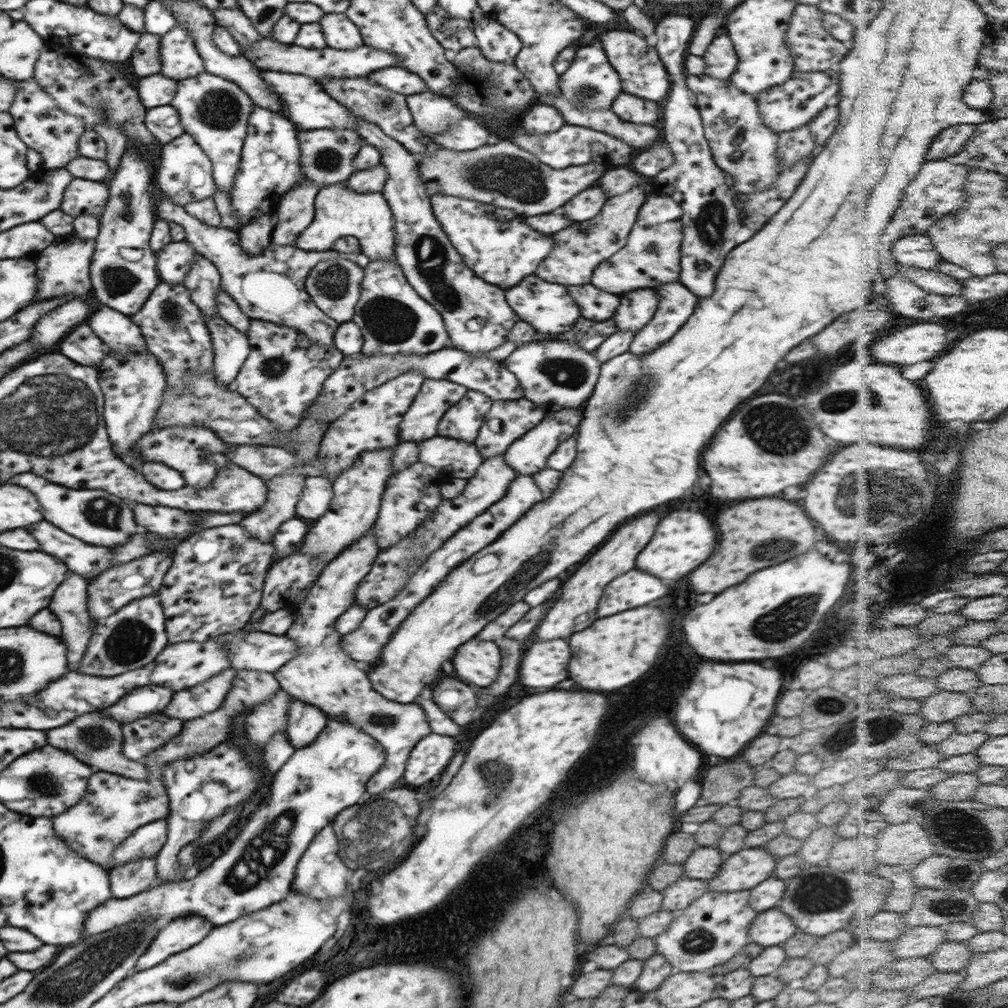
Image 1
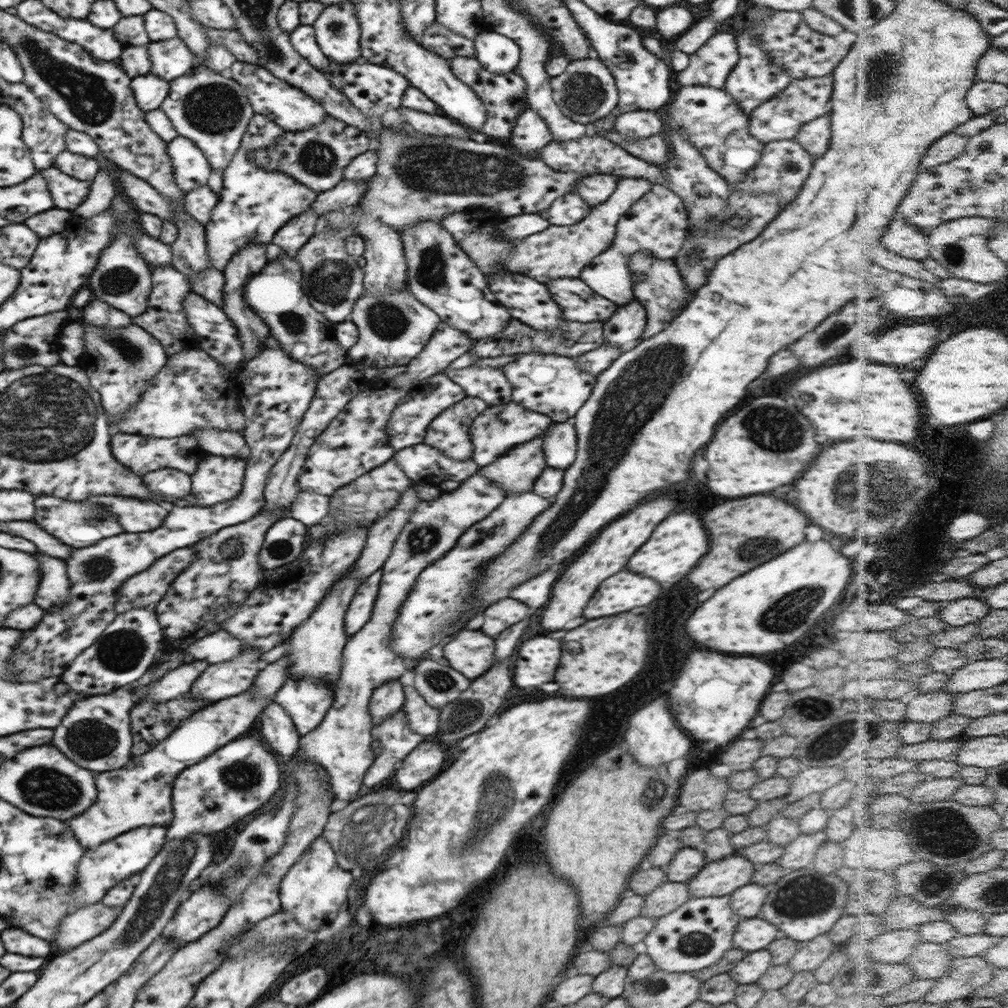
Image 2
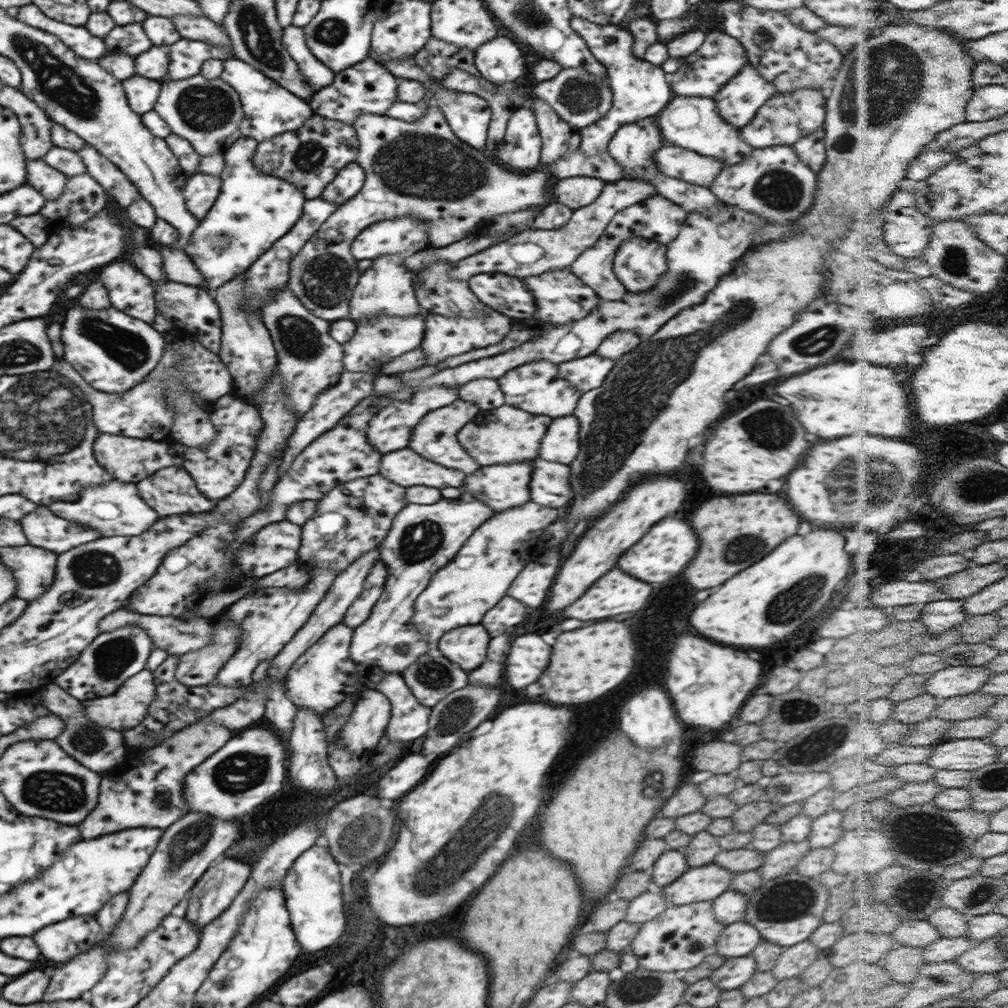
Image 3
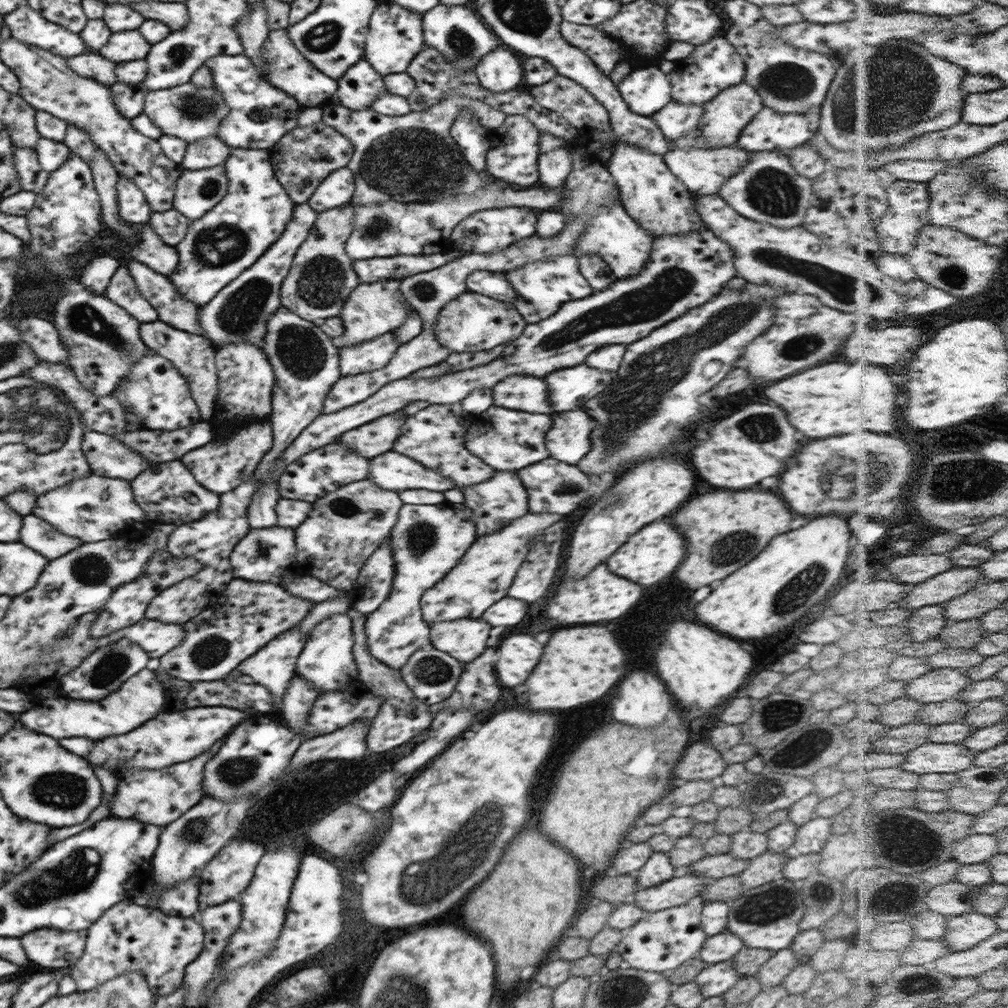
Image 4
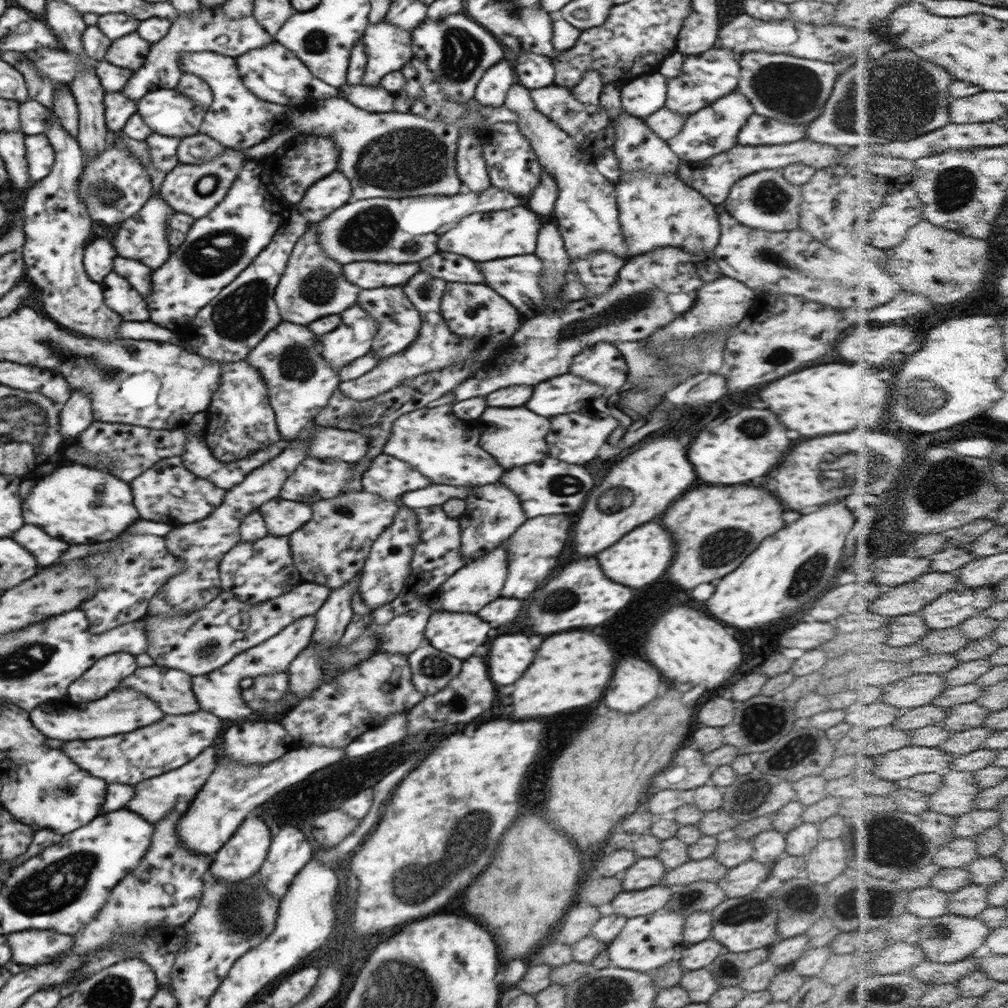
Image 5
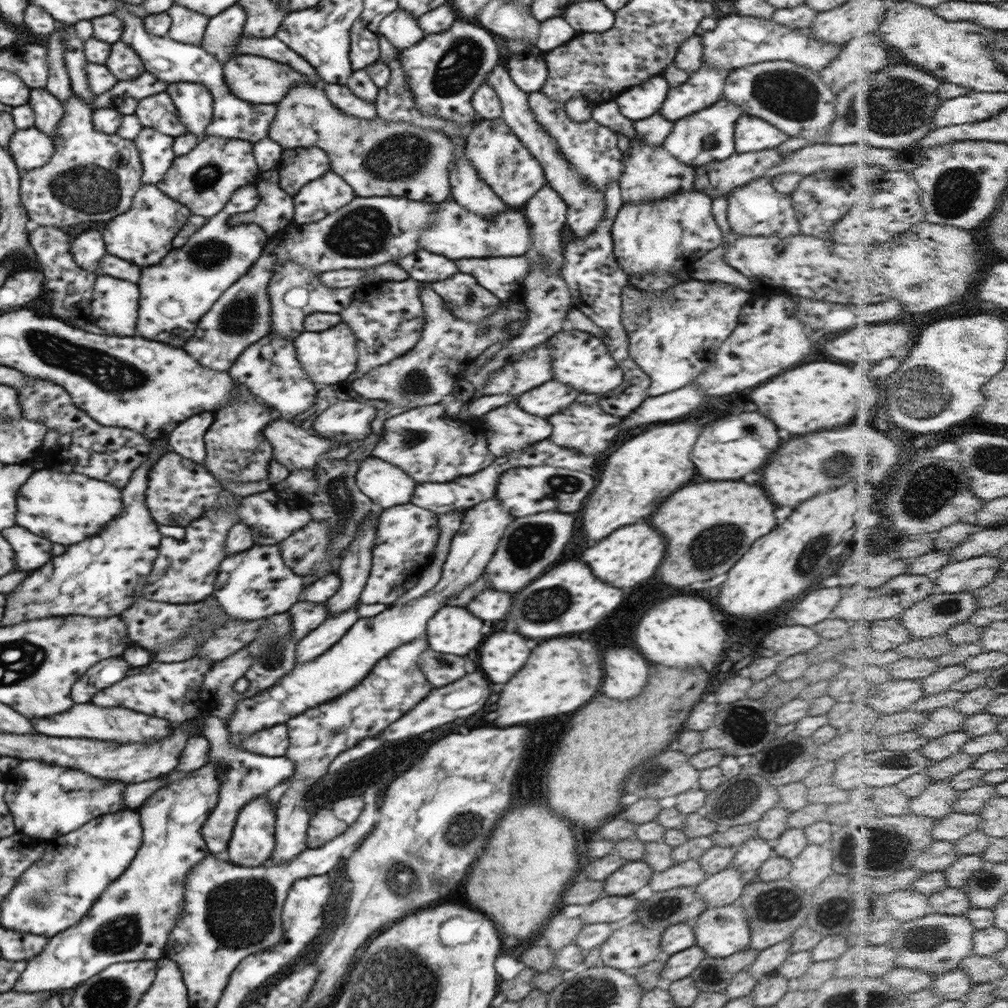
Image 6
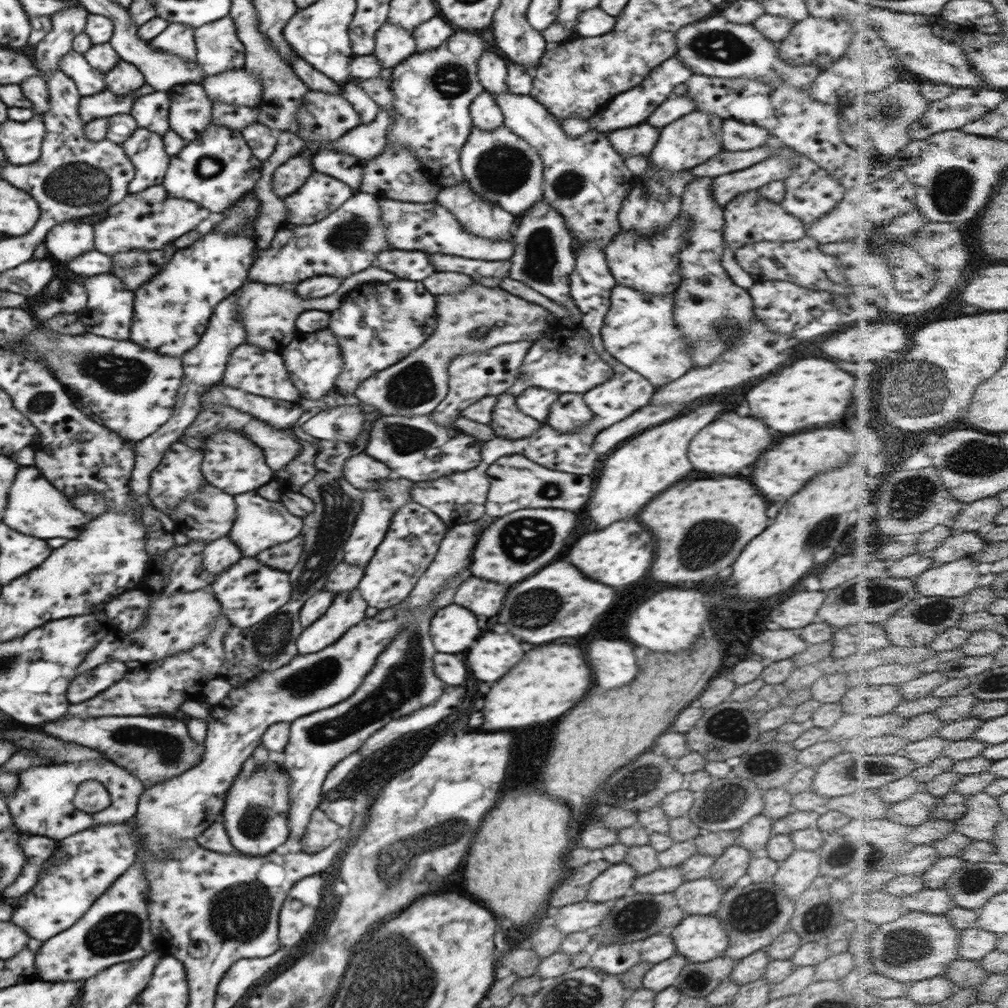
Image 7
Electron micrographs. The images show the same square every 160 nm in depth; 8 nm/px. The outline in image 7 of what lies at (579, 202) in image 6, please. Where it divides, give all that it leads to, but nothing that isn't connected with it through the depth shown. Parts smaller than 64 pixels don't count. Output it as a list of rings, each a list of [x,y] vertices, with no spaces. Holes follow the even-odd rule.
[[[486,50],[477,60],[477,75],[479,83],[489,93],[508,93],[506,84],[507,66],[502,57]]]

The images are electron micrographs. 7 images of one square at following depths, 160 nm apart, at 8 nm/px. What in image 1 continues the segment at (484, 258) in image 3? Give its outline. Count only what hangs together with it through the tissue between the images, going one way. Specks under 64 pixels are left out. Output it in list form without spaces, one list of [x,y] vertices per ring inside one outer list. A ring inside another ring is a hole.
[[[640,181],[638,188],[608,198],[600,214],[587,221],[574,221],[569,227],[554,234],[552,254],[546,256],[546,260],[543,260],[536,269],[535,275],[542,280],[564,285],[578,286],[590,283],[596,266],[626,246],[630,229],[646,200],[644,195],[646,185],[644,181]]]

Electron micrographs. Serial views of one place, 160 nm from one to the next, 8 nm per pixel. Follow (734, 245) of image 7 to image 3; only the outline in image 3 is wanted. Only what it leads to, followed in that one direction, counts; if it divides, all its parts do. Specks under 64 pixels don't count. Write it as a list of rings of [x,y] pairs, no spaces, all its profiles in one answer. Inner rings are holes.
[[[791,146],[758,148],[745,156],[744,160],[738,164],[724,167],[710,185],[709,190],[722,203],[761,216],[766,222],[788,222],[800,218],[800,214],[804,214],[810,209],[810,204],[815,199],[816,176],[817,173],[798,158]]]

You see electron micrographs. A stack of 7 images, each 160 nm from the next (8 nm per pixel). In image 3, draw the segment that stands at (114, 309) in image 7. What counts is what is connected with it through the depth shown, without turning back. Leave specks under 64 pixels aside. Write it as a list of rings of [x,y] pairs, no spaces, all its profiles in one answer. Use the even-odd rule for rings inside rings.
[[[130,261],[110,263],[99,274],[101,283],[108,289],[111,305],[152,325],[156,317],[154,289],[151,280]]]

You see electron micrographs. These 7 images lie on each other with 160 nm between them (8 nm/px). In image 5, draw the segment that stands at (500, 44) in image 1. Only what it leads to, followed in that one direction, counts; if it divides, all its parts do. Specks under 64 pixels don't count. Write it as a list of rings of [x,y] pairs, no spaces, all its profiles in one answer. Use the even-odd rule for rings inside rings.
[[[504,60],[488,68],[476,85],[473,98],[484,106],[502,106],[508,89],[516,80],[512,70]]]

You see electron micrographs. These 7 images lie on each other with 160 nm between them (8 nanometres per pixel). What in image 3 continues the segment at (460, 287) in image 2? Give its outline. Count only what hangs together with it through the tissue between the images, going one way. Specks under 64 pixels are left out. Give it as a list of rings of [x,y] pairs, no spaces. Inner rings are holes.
[[[437,260],[426,268],[421,268],[415,273],[422,280],[423,284],[414,288],[415,295],[422,310],[427,313],[440,314],[448,316],[448,318],[476,318],[476,316],[488,316],[486,304],[469,289],[468,280],[456,280],[451,276],[446,276],[446,270],[452,266],[454,262],[446,262],[446,260]]]

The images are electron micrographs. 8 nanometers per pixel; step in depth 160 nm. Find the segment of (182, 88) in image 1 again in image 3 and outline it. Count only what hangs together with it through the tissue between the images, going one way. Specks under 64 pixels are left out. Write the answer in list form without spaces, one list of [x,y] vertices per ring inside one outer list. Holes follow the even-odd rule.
[[[198,74],[184,80],[164,81],[153,110],[168,125],[172,134],[188,140],[200,156],[214,152],[224,154],[240,138],[239,122],[244,118],[241,100],[236,90],[220,78],[206,80]]]

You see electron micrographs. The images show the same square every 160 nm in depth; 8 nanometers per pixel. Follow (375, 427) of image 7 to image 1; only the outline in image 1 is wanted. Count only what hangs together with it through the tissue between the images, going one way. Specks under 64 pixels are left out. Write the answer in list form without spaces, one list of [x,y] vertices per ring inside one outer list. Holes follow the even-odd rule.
[[[469,390],[439,420],[437,435],[474,443],[492,403],[488,396]]]

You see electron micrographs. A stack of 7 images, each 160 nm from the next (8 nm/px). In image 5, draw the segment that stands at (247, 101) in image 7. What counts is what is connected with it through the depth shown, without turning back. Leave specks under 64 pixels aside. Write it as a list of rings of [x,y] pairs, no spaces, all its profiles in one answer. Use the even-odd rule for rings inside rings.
[[[271,42],[262,48],[254,48],[240,55],[238,67],[243,85],[258,98],[272,104],[304,108],[313,100],[337,96],[336,87],[316,78],[291,50],[278,42]]]

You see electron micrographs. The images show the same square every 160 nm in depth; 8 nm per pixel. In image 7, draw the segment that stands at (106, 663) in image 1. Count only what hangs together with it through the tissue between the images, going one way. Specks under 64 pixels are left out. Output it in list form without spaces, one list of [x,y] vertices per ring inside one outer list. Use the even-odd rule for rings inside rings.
[[[108,662],[108,664],[100,664],[94,672],[90,670],[88,674],[74,678],[68,688],[68,702],[78,704],[78,702],[84,702],[84,700],[100,694],[102,690],[106,690],[114,682],[118,682],[126,674],[126,670],[128,668],[122,662]]]

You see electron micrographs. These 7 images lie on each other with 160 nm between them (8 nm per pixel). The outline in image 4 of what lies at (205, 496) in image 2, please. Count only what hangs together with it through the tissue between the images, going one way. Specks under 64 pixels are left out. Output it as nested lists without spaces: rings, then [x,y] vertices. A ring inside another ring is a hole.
[[[245,420],[233,428],[223,438],[214,438],[212,442],[186,452],[180,462],[190,469],[194,478],[204,488],[222,494],[230,492],[239,484],[246,482],[254,474],[260,461],[264,459],[273,445],[273,430],[268,420]]]

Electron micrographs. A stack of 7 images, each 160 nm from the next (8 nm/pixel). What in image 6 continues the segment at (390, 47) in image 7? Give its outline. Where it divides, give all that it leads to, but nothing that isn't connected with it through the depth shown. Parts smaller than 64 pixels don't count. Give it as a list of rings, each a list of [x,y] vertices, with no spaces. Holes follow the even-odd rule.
[[[399,8],[388,13],[379,24],[378,31],[397,50],[404,50],[414,46],[423,39],[423,30],[418,24],[417,18]]]

